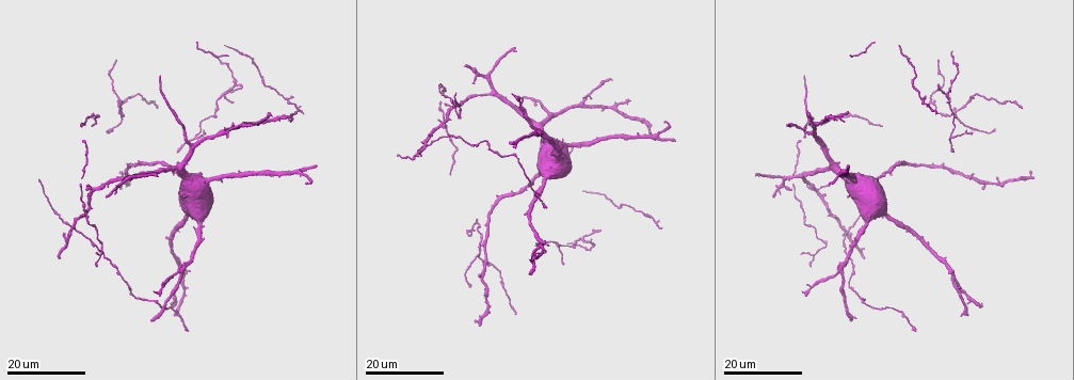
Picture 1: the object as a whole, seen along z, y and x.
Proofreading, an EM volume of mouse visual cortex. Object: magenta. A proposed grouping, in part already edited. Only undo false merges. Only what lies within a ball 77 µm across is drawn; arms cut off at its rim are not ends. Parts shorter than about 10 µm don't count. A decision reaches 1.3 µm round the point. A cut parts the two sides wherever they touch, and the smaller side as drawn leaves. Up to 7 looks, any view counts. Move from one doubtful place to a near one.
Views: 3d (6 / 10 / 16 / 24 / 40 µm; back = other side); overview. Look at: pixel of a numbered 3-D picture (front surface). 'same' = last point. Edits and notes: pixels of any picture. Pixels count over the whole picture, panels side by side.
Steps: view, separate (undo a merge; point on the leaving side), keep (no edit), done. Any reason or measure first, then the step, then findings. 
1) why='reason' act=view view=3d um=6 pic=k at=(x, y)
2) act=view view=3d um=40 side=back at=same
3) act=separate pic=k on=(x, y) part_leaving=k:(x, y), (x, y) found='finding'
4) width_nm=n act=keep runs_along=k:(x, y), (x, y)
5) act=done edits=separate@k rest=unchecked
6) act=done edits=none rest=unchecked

why='three-way junction' act=view view=3d um=16 pic=1 at=(194, 136)

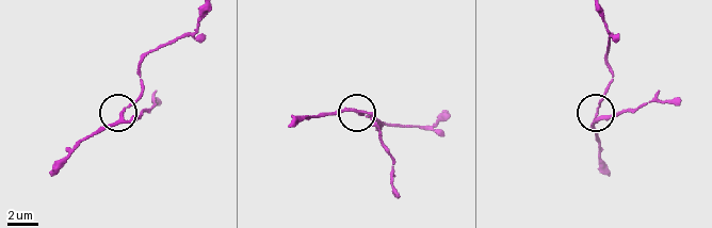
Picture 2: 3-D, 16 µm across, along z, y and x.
act=view view=3d um=10 pic=2 at=(358, 111)

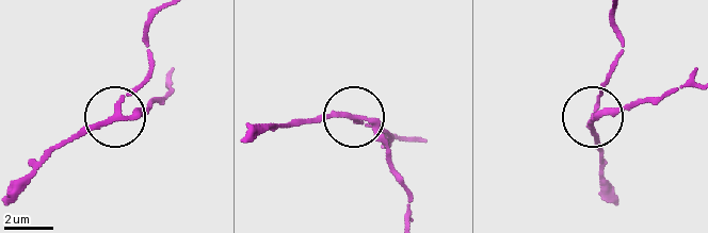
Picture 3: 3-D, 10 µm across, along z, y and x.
width_nm=170 act=keep found='one neuron here'

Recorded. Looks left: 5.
why='four arms meet' act=view view=3d um=24 pic=1 at=(582, 237)

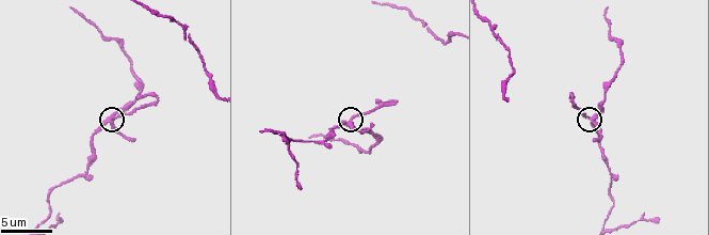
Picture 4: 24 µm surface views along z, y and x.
act=view view=3d um=10 pic=4 at=(113, 118)

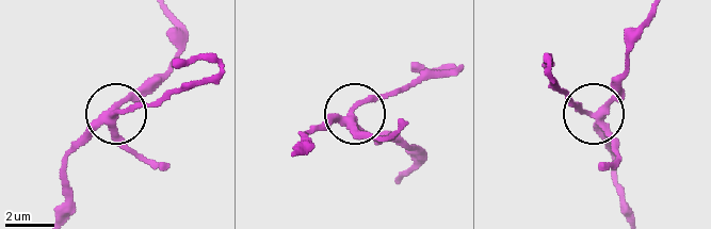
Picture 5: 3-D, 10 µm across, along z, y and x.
act=view view=3d um=10 side=back pic=5 at=(112, 117)

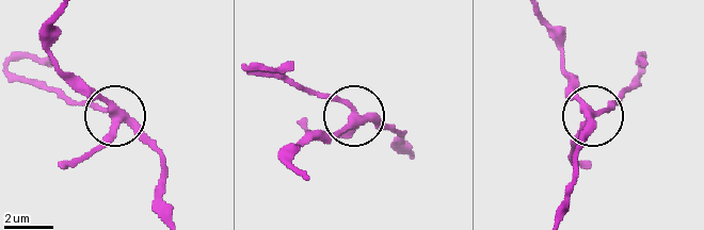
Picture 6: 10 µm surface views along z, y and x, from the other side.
width_nm=290 act=keep found='one neuron here'

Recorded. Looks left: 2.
why='four or more arms meet' act=view view=3d um=24 pic=1 at=(477, 245)

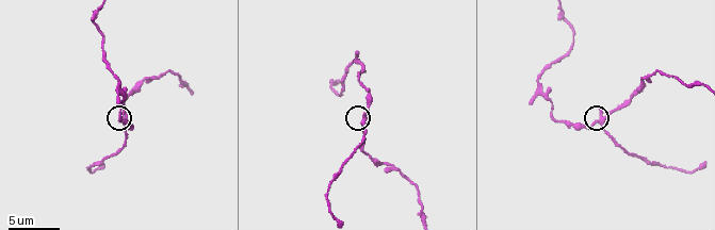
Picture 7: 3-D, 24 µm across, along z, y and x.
act=view view=3d um=6 pic=7 at=(362, 120)

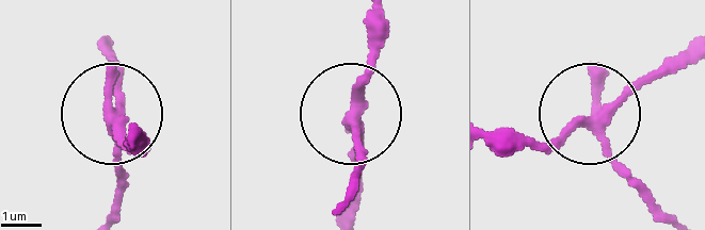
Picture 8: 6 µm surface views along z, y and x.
arms=4 act=keep found='all the same neuron'

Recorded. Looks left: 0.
act=done edits=none rest=unchecked

